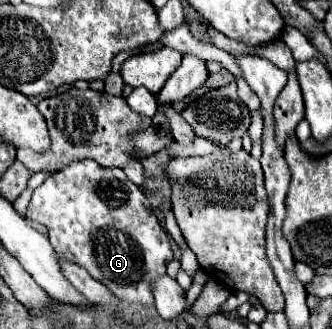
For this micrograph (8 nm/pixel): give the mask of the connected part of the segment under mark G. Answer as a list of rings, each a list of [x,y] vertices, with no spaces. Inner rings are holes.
[[[95,160],[71,162],[33,190],[25,218],[45,224],[55,252],[83,266],[119,300],[153,304],[151,286],[165,274],[173,250],[149,200],[145,210],[145,194],[121,168],[103,168]]]

